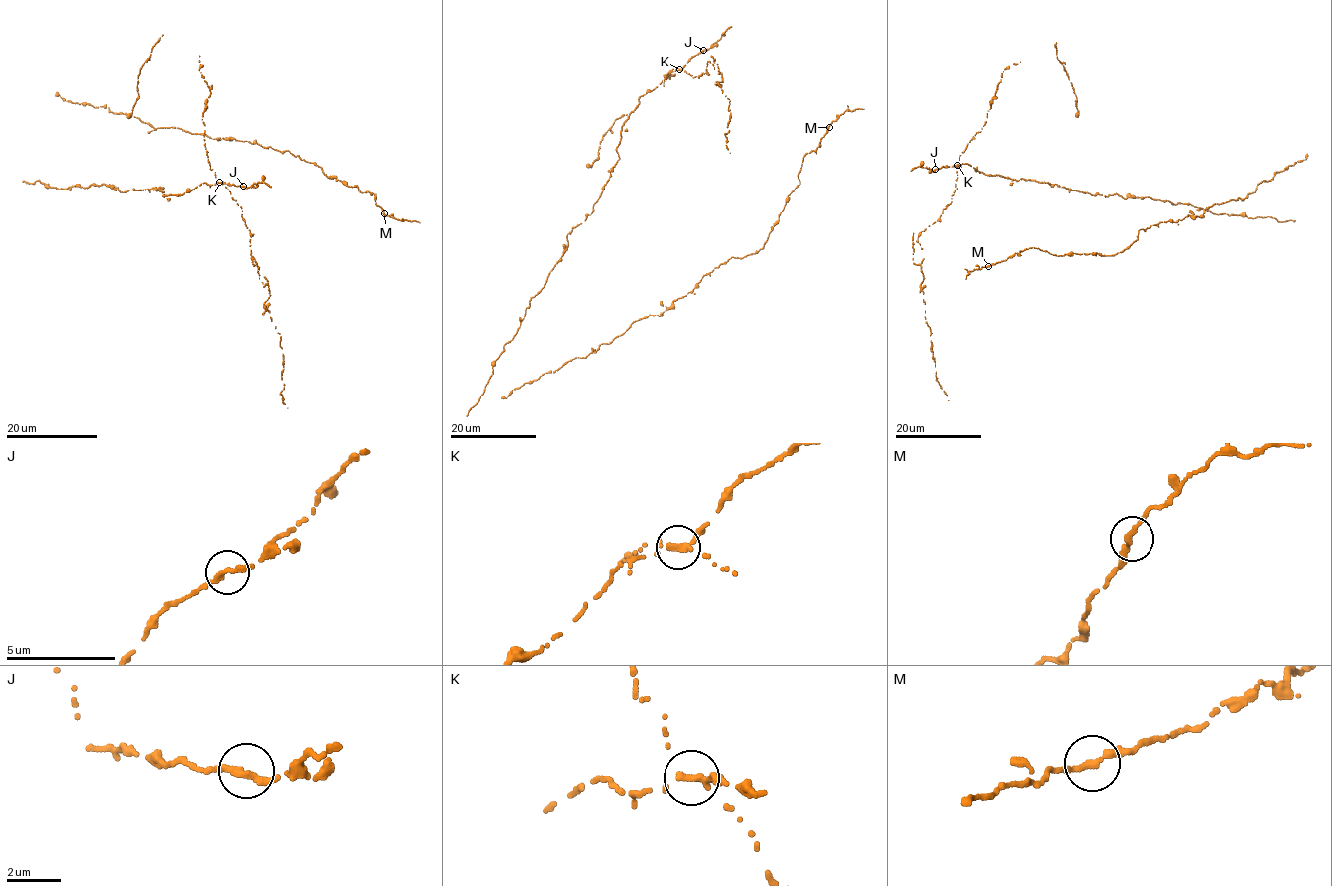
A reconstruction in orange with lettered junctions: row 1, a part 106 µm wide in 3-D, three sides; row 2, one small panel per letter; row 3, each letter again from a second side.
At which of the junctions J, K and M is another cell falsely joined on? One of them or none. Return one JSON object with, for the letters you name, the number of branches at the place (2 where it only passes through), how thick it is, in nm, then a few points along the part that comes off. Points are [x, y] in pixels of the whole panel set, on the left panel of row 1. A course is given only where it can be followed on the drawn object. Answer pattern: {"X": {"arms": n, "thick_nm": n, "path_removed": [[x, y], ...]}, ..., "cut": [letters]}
{"K": {"arms": 2, "thick_nm": 240, "path_removed": [[220, 183], [241, 208], [253, 263], [263, 286], [268, 285], [263, 306], [280, 333], [280, 394], [287, 407]]}, "cut": ["K"]}

